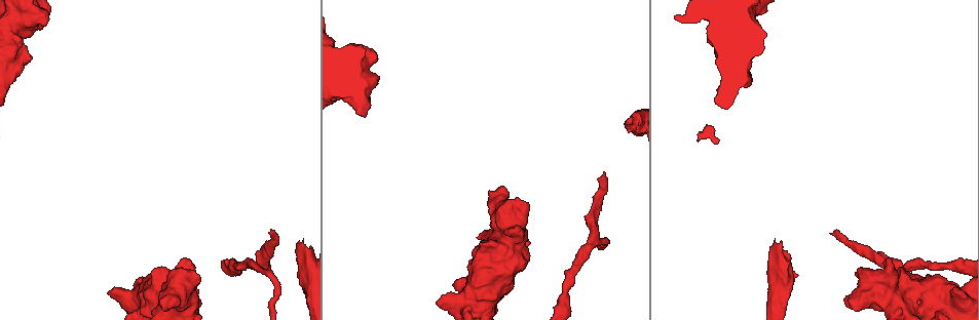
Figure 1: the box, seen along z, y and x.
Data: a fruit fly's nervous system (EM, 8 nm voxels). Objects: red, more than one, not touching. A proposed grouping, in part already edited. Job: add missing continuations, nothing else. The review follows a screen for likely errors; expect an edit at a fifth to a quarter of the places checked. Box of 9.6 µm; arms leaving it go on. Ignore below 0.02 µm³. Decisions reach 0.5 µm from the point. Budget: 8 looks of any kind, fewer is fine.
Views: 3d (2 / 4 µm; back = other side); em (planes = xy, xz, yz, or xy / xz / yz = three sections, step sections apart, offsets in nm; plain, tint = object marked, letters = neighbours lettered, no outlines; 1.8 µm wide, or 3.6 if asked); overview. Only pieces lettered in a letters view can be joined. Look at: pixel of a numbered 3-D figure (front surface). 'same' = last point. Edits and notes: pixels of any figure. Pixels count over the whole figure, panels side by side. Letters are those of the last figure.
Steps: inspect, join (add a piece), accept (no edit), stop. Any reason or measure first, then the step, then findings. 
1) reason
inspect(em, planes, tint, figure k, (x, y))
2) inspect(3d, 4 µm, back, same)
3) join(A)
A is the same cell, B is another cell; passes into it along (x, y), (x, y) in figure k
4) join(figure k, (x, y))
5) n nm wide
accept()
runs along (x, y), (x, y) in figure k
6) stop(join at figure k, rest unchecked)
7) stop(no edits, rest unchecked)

free end
inspect(em, planes, letters, figure 1, (273, 233))

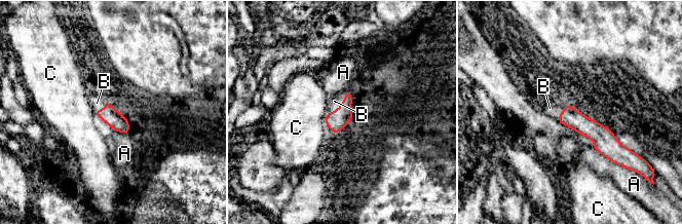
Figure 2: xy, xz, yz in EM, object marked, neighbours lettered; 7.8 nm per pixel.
join(B)
B is the same cell, A and C are other cells; passes into it along (336, 120), (341, 104), (334, 101) in figure 2; the neuron continues

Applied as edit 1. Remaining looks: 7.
thick turns thin
inspect(em, xz, step 8, letters, figure 1, (778, 260))

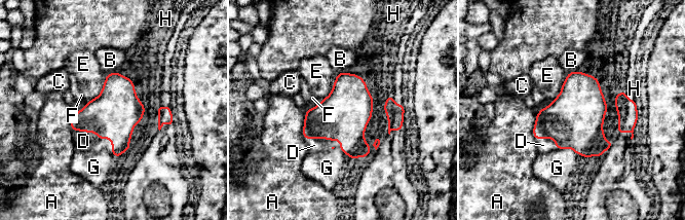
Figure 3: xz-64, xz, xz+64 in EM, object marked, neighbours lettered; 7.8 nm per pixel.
inspect(em, planes, letters, same)

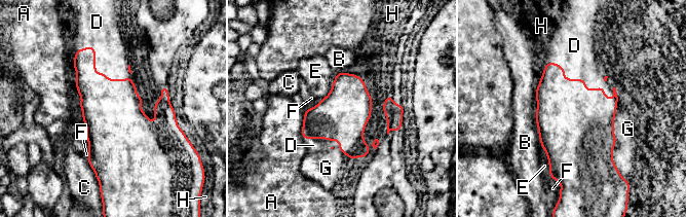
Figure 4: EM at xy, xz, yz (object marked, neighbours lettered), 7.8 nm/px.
join(D)
D is the same cell, A, B, C, E, F, G and H are other cells; passes into it along (565, 106), (582, 79), (575, 48) in figure 4; the neuron continues

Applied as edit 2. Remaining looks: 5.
redraw
inspect(overview)

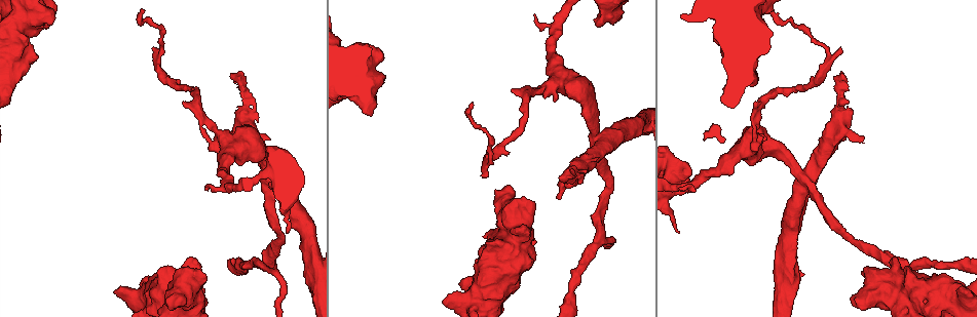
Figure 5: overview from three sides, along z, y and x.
inspect(em, planes, tint, figure 5, (678, 232))

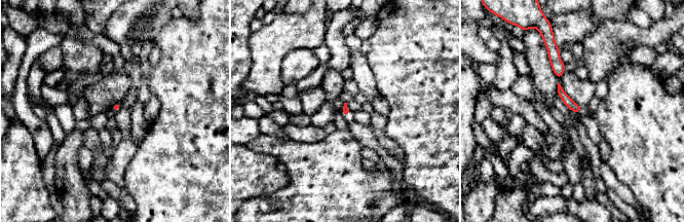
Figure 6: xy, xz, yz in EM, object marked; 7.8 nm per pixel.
what lies round it
inspect(em, planes, letters, same)

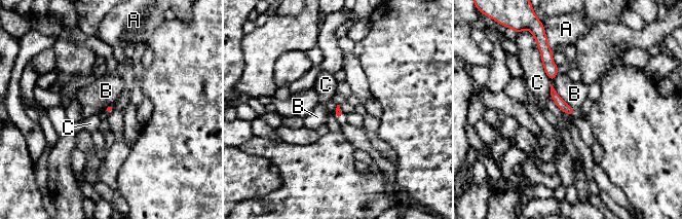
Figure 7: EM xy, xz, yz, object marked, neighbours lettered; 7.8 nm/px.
accept()
A, B and C are other cells; border along (551, 84), (574, 110) in figure 7; no lettered piece goes on from it

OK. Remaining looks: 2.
stop(join at figure 2, join at figure 4, rest unchecked)

